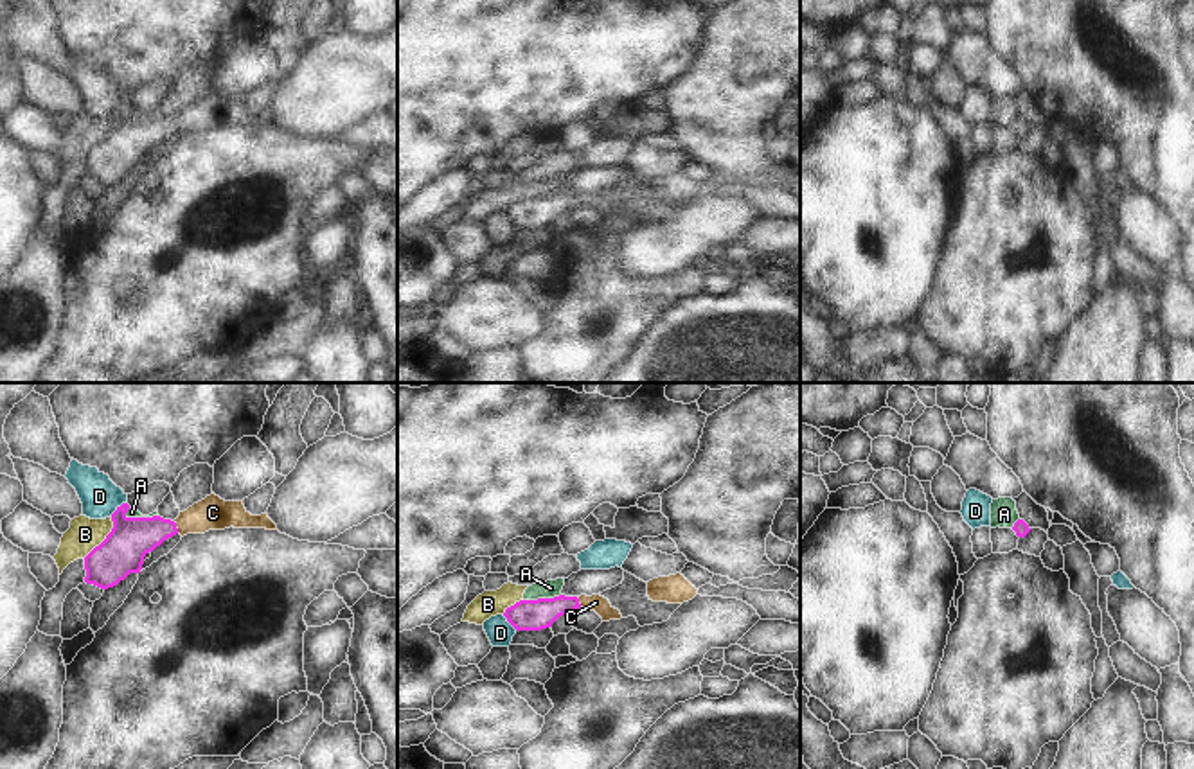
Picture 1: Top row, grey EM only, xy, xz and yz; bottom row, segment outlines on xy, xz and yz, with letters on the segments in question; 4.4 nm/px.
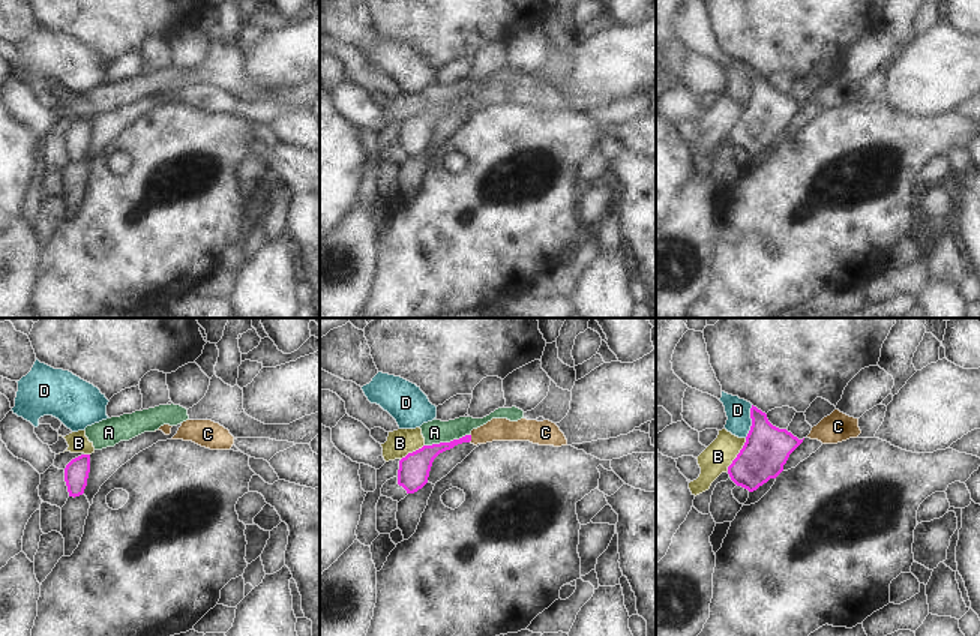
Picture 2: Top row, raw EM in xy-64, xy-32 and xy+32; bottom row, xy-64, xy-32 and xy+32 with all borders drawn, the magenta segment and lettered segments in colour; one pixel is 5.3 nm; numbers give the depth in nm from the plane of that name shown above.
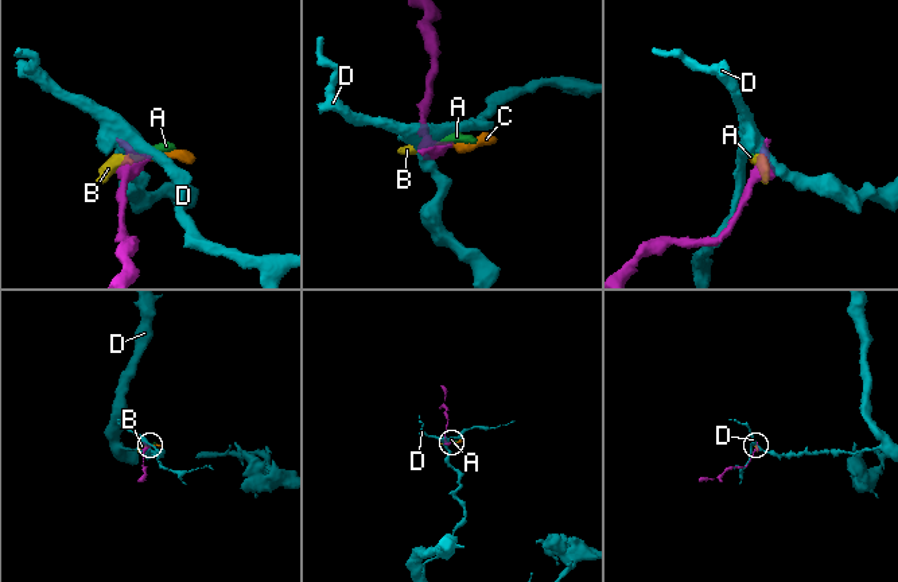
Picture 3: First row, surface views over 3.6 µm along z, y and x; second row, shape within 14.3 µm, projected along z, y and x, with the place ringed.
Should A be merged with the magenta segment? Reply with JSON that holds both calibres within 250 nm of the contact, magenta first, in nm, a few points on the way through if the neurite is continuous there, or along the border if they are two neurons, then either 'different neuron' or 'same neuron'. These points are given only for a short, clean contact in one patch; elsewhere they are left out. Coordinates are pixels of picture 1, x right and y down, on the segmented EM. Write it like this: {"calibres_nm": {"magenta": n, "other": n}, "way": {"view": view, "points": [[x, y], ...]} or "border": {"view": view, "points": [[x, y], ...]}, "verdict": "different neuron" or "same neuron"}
{"calibres_nm": {"magenta": 140, "other": 80}, "border": {"view": "xz", "points": [[560, 593], [549, 599], [524, 601]]}, "verdict": "different neuron"}

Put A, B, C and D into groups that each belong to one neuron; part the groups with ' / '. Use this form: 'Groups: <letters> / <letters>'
Groups: A B / C / D.

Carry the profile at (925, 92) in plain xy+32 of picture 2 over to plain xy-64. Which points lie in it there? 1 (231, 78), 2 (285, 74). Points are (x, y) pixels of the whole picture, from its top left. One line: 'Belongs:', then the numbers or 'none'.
Belongs: 2

